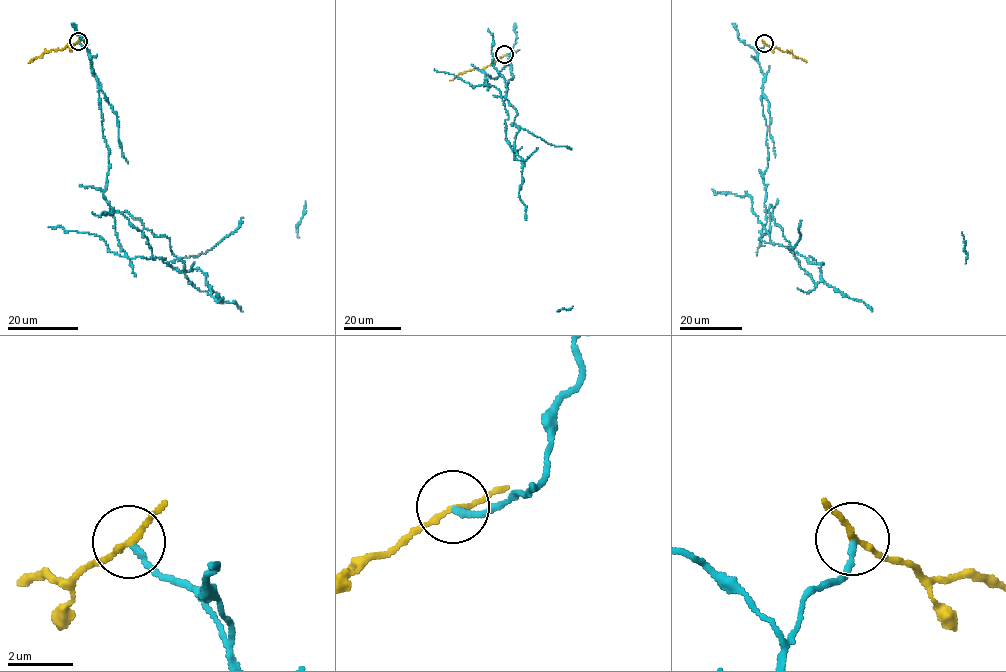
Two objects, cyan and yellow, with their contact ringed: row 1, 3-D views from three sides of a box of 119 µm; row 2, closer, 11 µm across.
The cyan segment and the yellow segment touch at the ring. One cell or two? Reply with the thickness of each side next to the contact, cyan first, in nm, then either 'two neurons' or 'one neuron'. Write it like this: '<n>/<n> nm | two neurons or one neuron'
180/180 nm | two neurons

